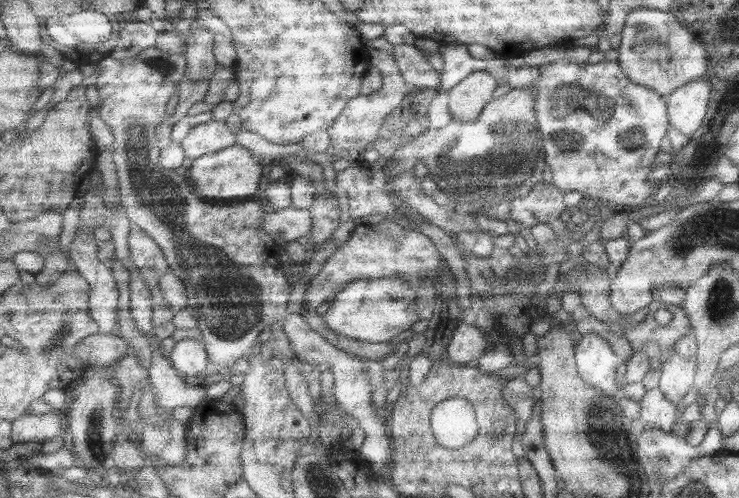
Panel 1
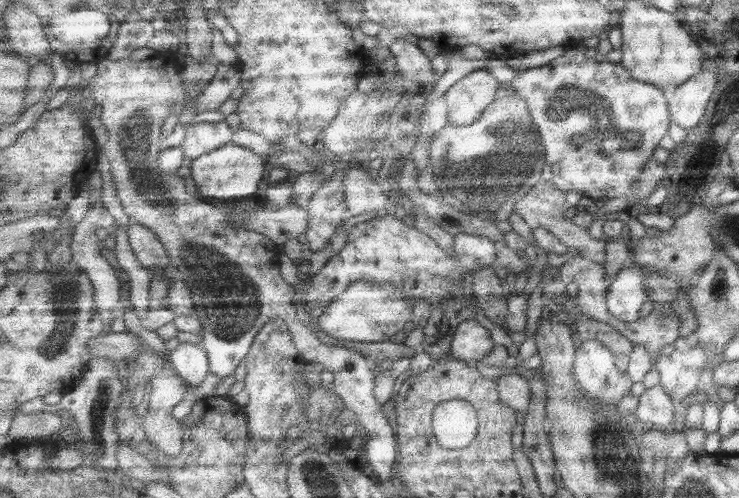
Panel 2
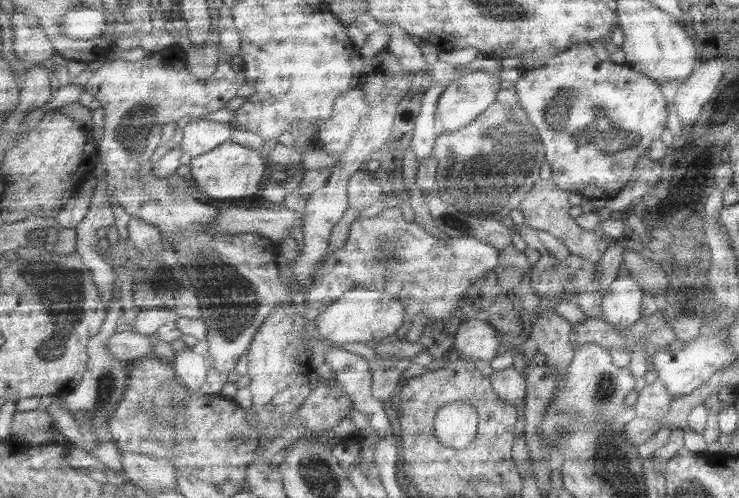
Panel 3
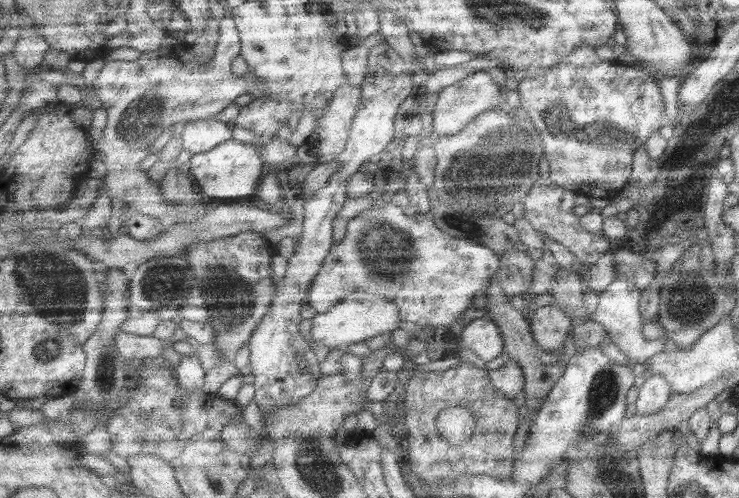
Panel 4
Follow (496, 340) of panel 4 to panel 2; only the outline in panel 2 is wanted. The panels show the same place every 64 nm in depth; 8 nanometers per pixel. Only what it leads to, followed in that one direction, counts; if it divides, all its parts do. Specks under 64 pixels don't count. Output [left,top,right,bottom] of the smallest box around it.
[451,318,497,362]

